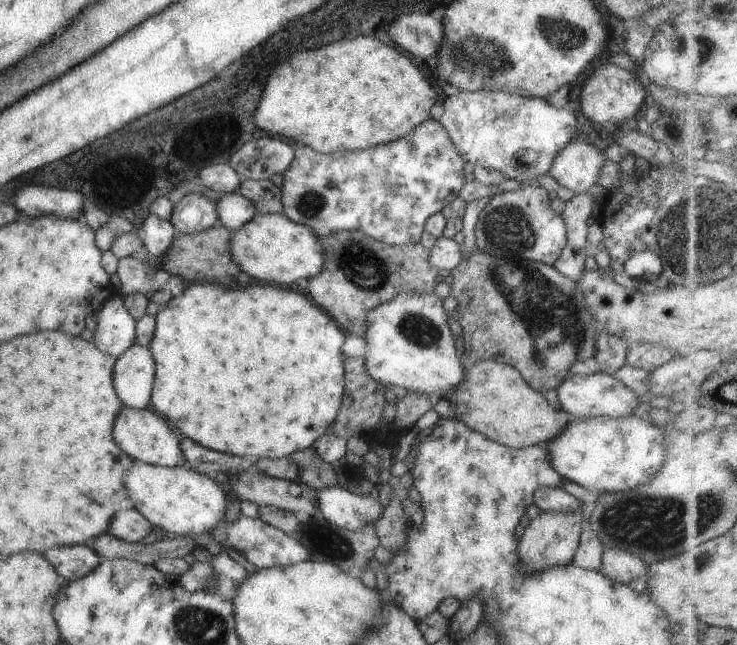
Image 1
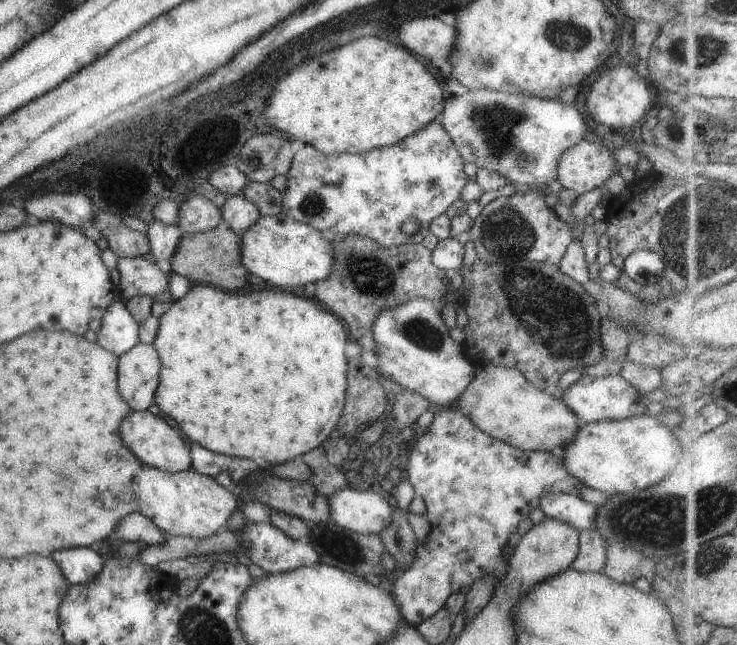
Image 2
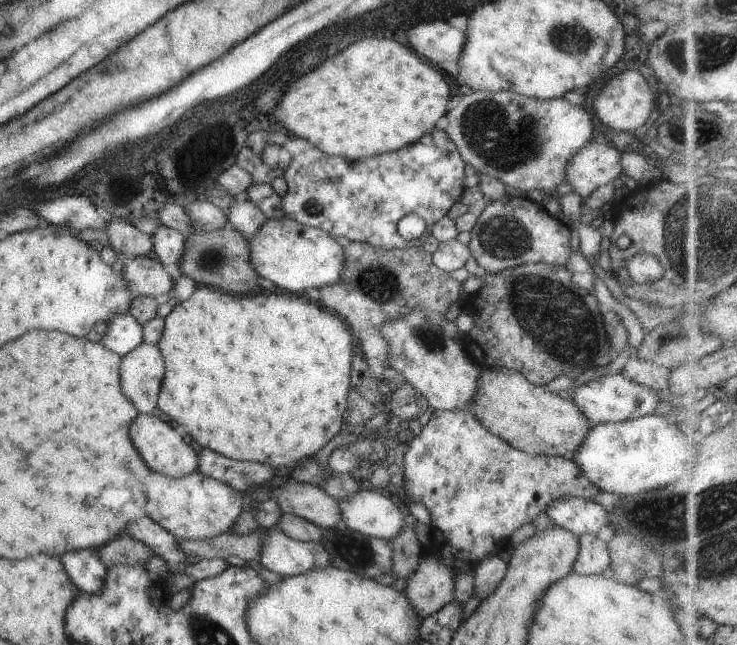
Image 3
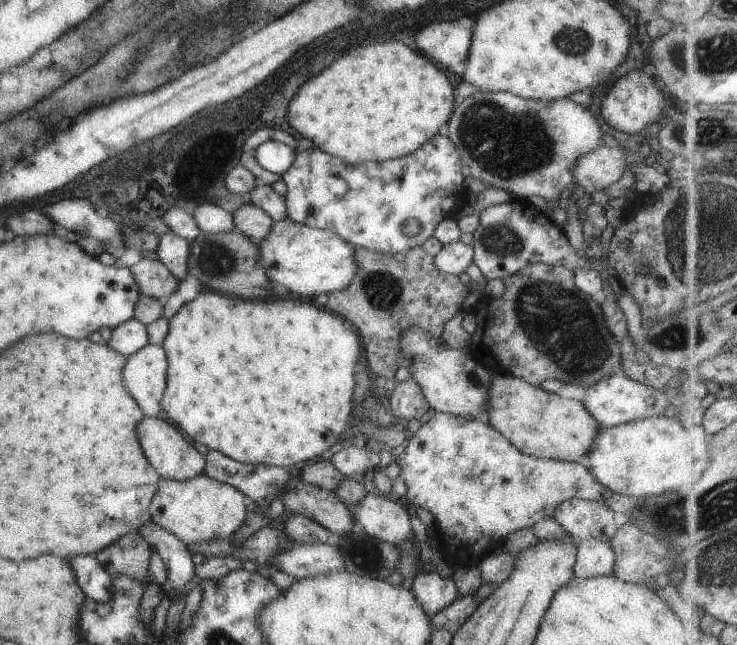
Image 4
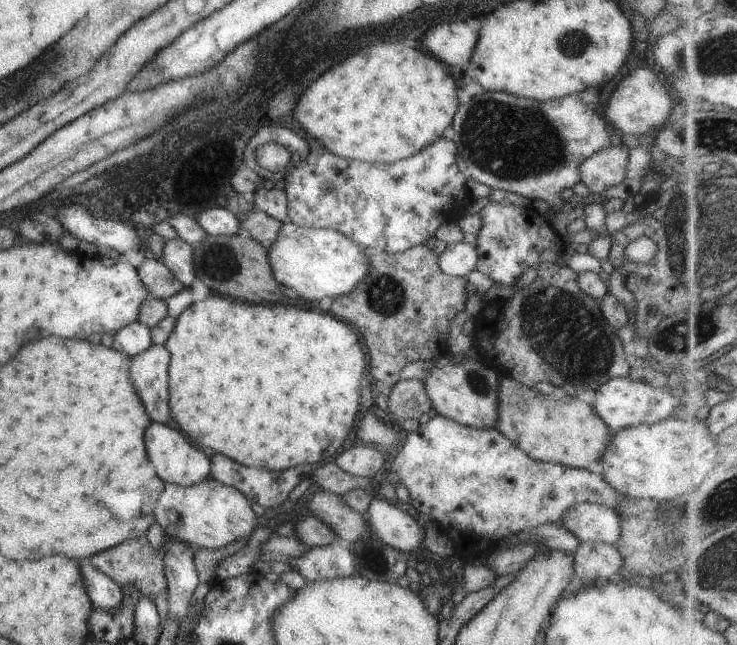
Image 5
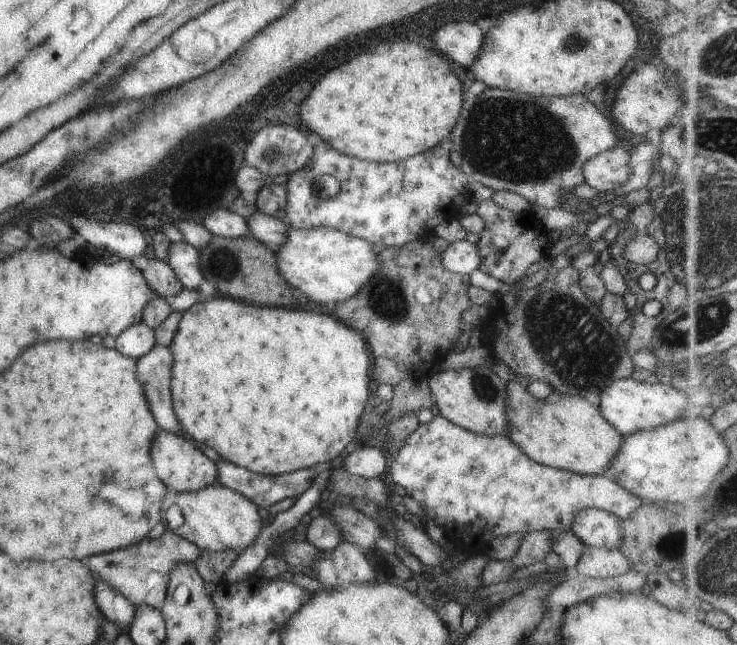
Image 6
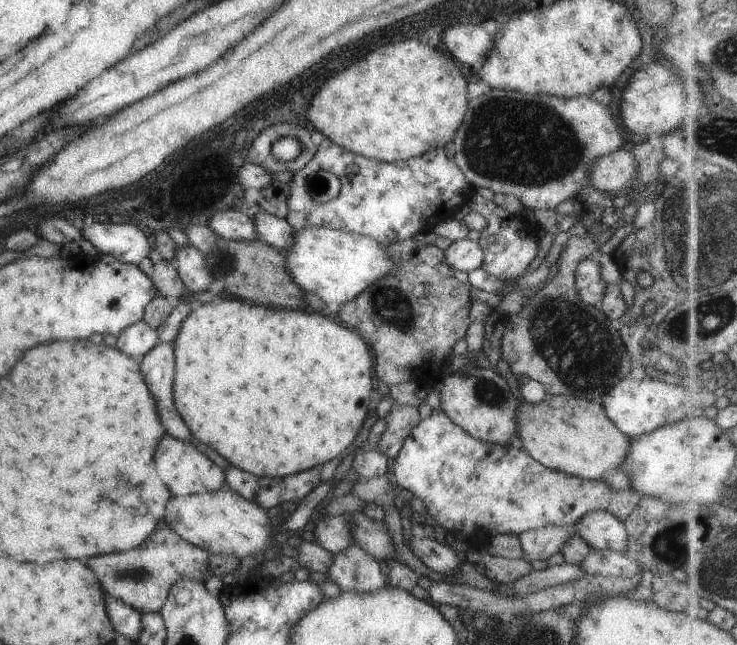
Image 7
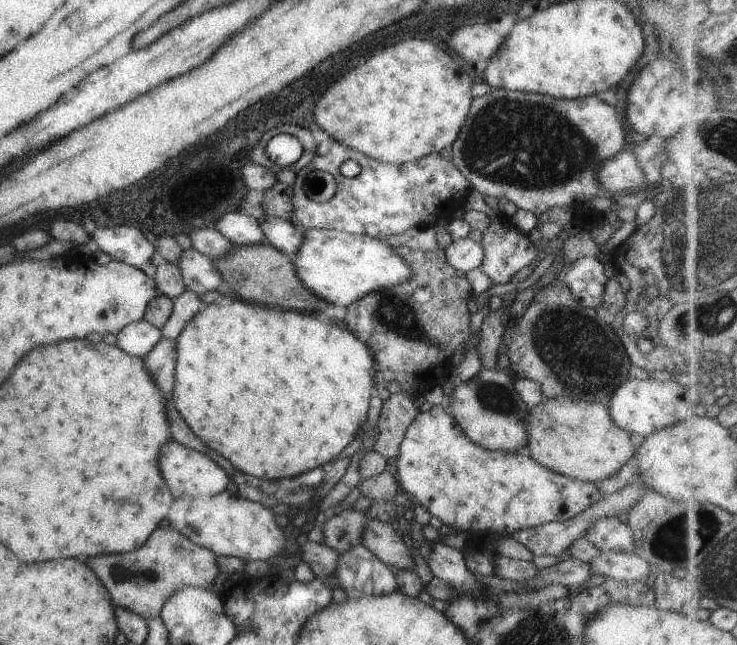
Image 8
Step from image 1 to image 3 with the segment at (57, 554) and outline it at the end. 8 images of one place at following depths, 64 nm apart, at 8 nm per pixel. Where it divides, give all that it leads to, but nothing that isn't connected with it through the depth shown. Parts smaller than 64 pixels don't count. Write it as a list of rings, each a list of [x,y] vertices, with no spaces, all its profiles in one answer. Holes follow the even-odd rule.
[[[77,550],[61,556],[61,562],[80,592],[99,592],[103,588],[105,565],[93,550]]]

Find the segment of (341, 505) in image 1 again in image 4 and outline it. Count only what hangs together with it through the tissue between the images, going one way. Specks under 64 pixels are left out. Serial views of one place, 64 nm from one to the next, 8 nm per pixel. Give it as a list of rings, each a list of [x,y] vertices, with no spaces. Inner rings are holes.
[[[365,494],[359,506],[351,511],[351,518],[353,526],[368,536],[395,547],[411,542],[411,538],[414,538],[407,512],[385,495]]]

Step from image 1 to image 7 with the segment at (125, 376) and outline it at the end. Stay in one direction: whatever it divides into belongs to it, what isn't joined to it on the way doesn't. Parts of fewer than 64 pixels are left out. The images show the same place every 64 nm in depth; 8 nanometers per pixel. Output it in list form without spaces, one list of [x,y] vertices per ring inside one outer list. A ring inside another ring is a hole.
[[[158,342],[140,357],[139,372],[155,400],[157,416],[167,435],[189,442],[191,434],[185,423],[181,422],[172,400],[174,362],[173,343]]]

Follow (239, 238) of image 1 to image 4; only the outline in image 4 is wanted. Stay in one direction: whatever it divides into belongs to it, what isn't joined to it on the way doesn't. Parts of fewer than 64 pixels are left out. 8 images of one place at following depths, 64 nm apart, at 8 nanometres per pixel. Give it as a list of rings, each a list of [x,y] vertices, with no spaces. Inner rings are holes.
[[[287,217],[273,222],[269,234],[257,242],[259,264],[270,281],[285,286],[301,298],[343,290],[357,272],[353,250],[345,240],[328,230],[297,224]]]

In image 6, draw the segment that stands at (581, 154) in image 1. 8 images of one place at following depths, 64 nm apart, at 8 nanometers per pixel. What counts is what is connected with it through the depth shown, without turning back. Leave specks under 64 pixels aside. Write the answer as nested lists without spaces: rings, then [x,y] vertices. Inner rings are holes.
[[[613,147],[609,150],[601,151],[595,156],[591,156],[582,166],[583,182],[590,188],[597,191],[602,197],[611,196],[626,183],[631,176],[630,162],[631,153],[620,147]]]

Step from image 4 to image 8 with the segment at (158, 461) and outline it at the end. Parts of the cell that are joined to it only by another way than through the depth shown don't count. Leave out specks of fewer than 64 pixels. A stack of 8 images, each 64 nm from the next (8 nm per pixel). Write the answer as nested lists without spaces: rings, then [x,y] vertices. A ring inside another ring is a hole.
[[[167,442],[167,446],[161,448],[159,468],[161,468],[163,480],[169,486],[169,492],[174,499],[181,498],[181,496],[207,498],[223,492],[227,486],[227,474],[213,460],[209,460],[206,455],[203,456],[203,453],[177,444],[177,442]]]

